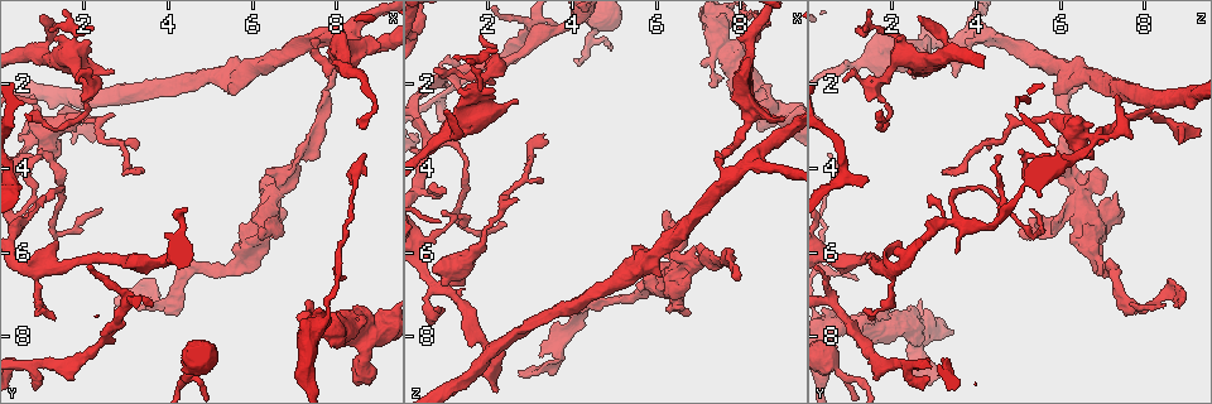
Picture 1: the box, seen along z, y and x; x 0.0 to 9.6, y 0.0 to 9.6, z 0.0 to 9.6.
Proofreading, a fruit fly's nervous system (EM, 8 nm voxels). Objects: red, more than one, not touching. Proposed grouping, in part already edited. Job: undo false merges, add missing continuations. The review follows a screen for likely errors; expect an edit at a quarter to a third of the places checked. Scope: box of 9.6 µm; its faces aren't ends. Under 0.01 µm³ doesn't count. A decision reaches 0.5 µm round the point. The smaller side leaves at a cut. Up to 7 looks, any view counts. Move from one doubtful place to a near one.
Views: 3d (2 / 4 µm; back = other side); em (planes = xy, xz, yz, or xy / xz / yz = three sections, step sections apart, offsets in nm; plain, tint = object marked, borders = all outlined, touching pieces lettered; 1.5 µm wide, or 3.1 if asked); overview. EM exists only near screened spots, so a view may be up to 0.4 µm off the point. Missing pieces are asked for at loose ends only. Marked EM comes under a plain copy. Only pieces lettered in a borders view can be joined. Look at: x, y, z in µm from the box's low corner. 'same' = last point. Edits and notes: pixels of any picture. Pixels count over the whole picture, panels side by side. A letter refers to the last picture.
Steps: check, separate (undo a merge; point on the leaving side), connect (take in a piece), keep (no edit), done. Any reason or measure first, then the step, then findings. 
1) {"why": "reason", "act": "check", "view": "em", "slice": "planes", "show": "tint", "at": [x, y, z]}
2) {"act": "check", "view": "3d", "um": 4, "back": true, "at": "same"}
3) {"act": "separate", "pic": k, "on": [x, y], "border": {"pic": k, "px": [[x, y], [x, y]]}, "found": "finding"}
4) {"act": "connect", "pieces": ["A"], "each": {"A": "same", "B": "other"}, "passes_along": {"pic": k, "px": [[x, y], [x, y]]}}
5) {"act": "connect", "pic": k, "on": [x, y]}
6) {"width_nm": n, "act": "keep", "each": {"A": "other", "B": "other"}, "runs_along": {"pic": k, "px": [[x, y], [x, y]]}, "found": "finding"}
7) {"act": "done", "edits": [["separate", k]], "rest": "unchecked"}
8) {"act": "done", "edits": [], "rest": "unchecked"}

{"why": "tapers out", "act": "check", "view": "3d", "um": 4, "at": [8.15, 6.65, 1.20]}

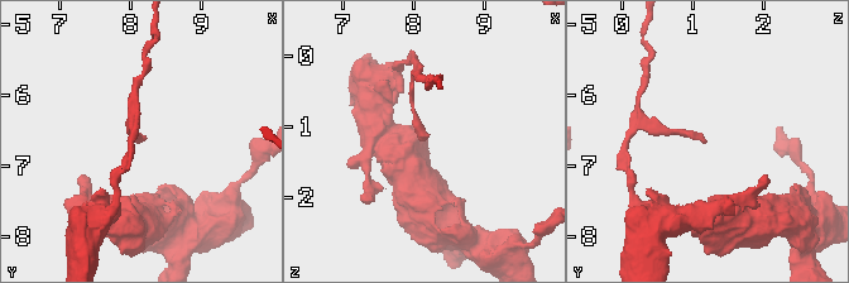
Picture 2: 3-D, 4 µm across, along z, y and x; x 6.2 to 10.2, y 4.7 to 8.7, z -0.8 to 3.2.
{"why": "shape alone is not enough", "act": "check", "view": "em", "slice": "planes", "show": "tint", "at": [8.20, 6.65, 1.20]}

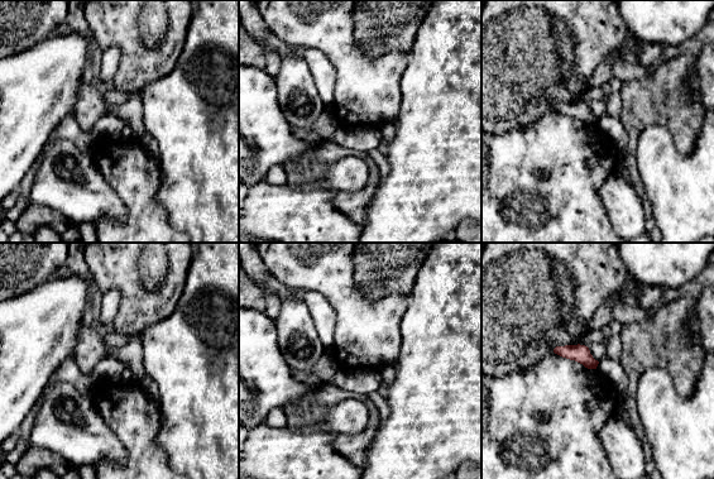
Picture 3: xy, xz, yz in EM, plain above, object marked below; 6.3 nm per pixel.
{"act": "check", "view": "em", "slice": "planes", "show": "borders", "at": "same"}

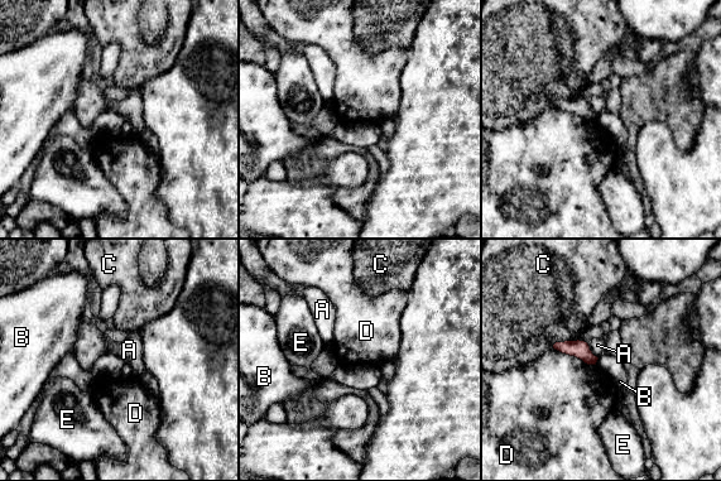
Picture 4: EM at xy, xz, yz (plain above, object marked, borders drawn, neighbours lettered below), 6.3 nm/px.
{"width_nm": 110, "act": "keep", "each": {"A": "other", "B": "other", "C": "other", "D": "other", "E": "other"}, "found": "none of them fits"}

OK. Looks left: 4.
{"why": "free end", "act": "check", "view": "3d", "um": 4, "at": [6.60, 4.55, 7.35]}

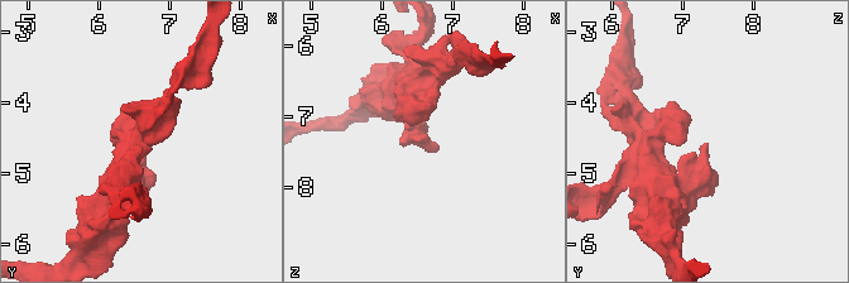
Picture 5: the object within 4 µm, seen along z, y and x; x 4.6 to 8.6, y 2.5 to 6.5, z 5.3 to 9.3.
{"act": "check", "view": "em", "slice": "planes", "show": "borders", "at": [6.55, 4.55, 7.30]}

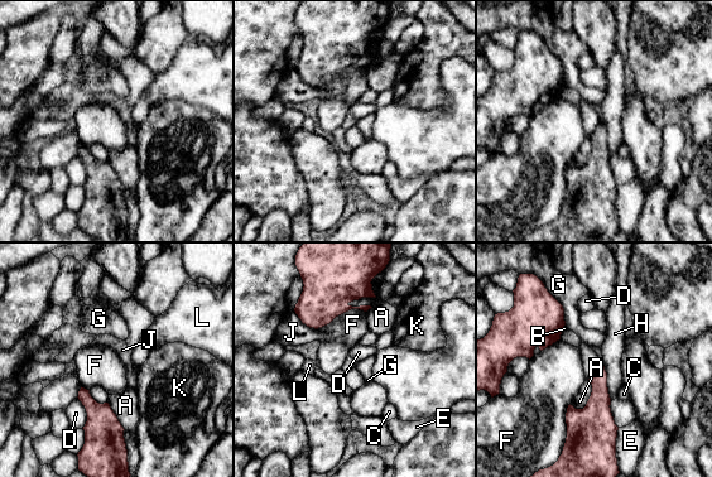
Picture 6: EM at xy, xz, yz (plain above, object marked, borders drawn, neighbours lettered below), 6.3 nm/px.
{"act": "keep", "each": {"A": "other", "B": "other", "C": "other", "D": "other", "E": "other", "F": "other", "G": "other", "H": "other", "J": "other", "K": "other", "L": "other"}, "border": {"pic": 6, "px": [[77, 396], [86, 413], [82, 428]]}, "found": "no lettered piece goes on from it"}

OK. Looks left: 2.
{"why": "free end", "act": "check", "view": "em", "slice": "planes", "show": "borders", "at": [8.05, 1.70, 6.60]}

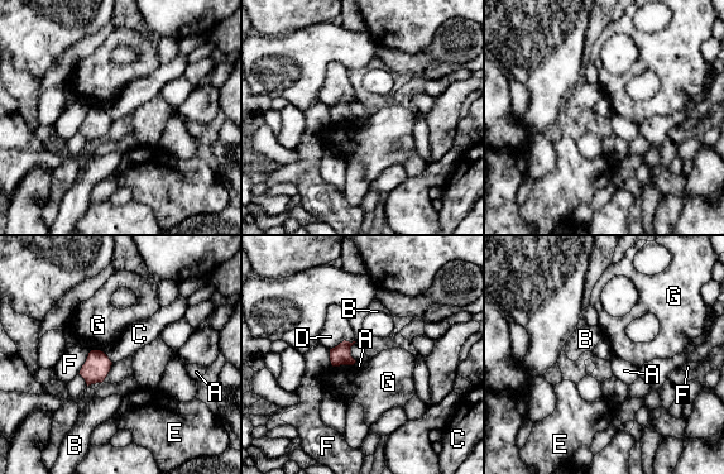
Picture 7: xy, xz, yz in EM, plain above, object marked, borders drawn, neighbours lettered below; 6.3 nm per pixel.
{"act": "keep", "each": {"A": "other", "B": "other", "C": "other", "D": "other", "E": "other", "F": "other", "G": "other"}, "border": {"pic": 7, "px": [[355, 341], [351, 355], [356, 360]]}, "found": "none of them fits"}

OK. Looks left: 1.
{"act": "done", "edits": [], "rest": "unchecked"}

